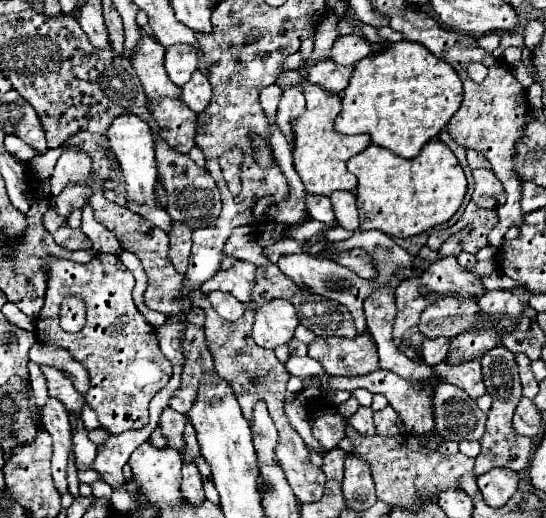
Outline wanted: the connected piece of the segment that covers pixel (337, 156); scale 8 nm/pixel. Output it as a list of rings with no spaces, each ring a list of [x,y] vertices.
[[[308,80],[302,84],[302,92],[306,96],[306,112],[294,120],[294,168],[300,174],[306,192],[330,196],[334,190],[354,190],[356,188],[356,176],[346,170],[346,162],[362,152],[370,144],[368,134],[356,134],[346,136],[334,130],[334,118],[338,116],[342,108],[342,98],[324,90],[318,84],[310,84]]]

